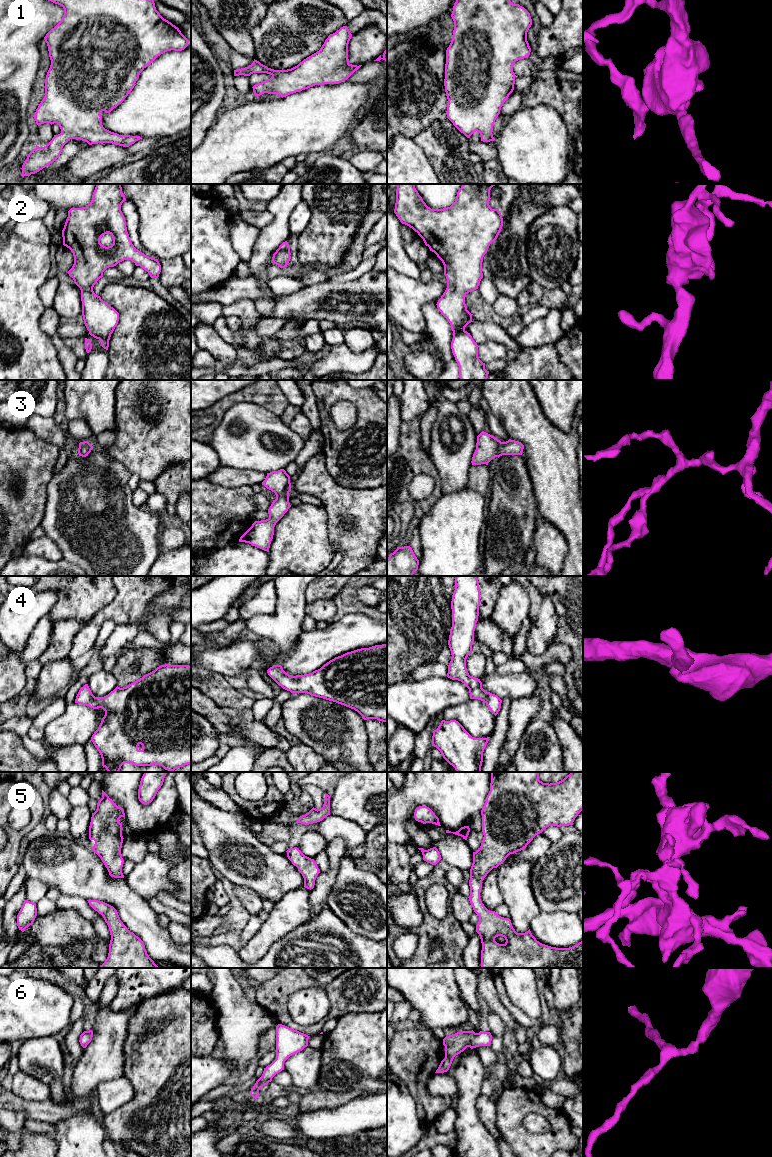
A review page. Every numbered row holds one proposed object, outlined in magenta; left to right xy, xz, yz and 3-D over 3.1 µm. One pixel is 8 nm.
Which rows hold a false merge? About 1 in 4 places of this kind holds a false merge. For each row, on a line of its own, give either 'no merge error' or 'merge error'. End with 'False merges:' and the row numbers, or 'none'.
1: no merge error
2: no merge error
3: no merge error
4: no merge error
5: no merge error
6: no merge error
False merges: none

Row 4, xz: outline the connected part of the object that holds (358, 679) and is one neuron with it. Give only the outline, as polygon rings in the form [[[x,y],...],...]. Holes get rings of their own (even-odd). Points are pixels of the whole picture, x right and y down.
[[[387,644],[347,652],[309,674],[292,676],[281,665],[273,665],[267,673],[279,686],[291,693],[307,693],[336,702],[354,709],[364,720],[387,722]]]

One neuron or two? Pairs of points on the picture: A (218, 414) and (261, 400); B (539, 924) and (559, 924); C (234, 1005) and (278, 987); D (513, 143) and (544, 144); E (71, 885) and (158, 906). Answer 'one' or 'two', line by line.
A: one
B: one
C: two
D: one
E: two

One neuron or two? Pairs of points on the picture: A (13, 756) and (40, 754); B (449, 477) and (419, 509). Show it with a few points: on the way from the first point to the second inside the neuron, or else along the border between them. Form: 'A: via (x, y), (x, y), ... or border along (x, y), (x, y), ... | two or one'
A: border along (19, 735), (23, 745), (37, 759), (48, 758) | two
B: border along (432, 463), (440, 479), (442, 494) | two

